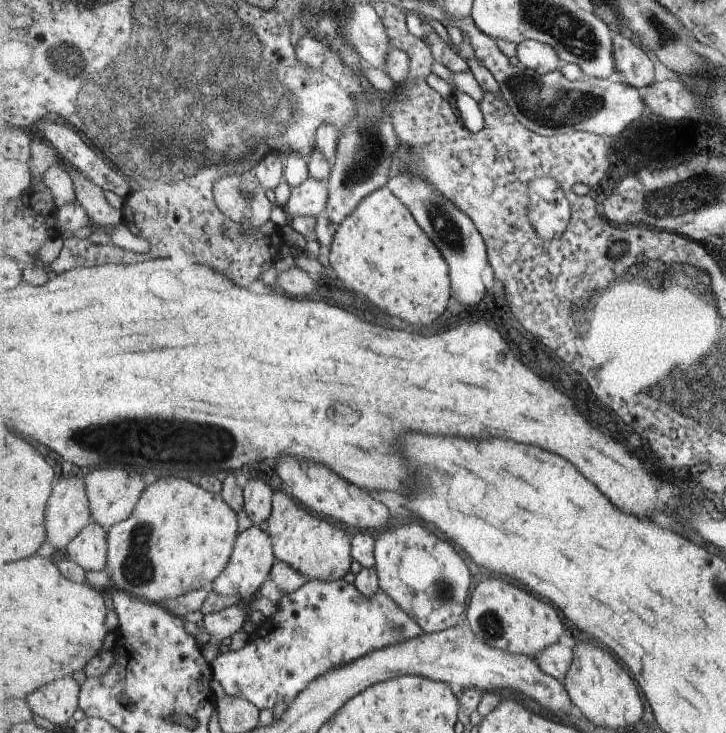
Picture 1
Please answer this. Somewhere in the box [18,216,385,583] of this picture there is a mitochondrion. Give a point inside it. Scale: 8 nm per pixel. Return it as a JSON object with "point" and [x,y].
{"point":[147,440]}

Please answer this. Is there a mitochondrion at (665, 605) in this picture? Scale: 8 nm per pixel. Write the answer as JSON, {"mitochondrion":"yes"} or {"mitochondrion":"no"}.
{"mitochondrion":"no"}

